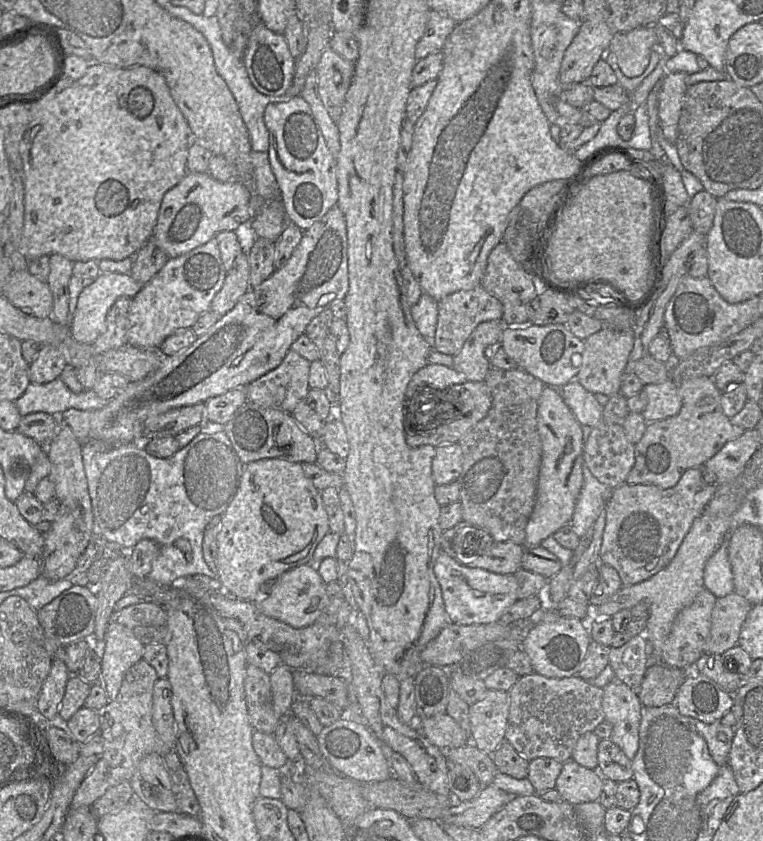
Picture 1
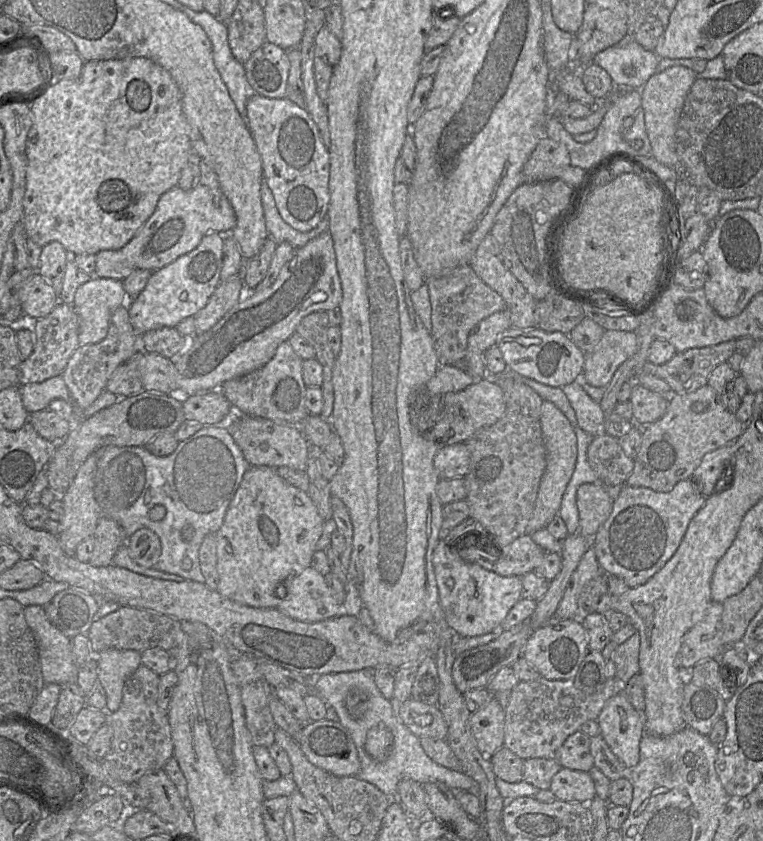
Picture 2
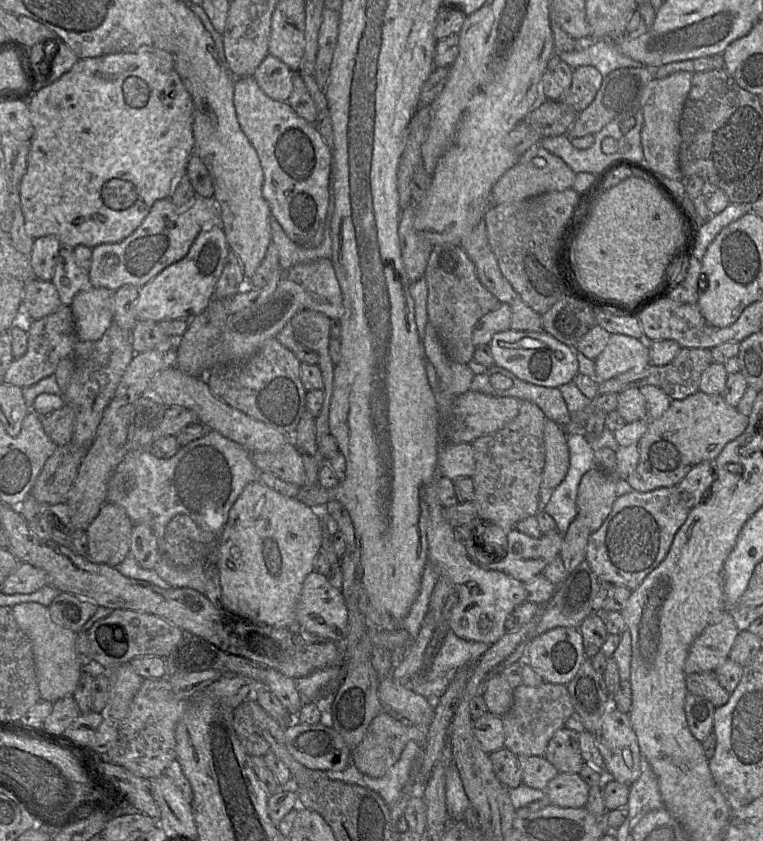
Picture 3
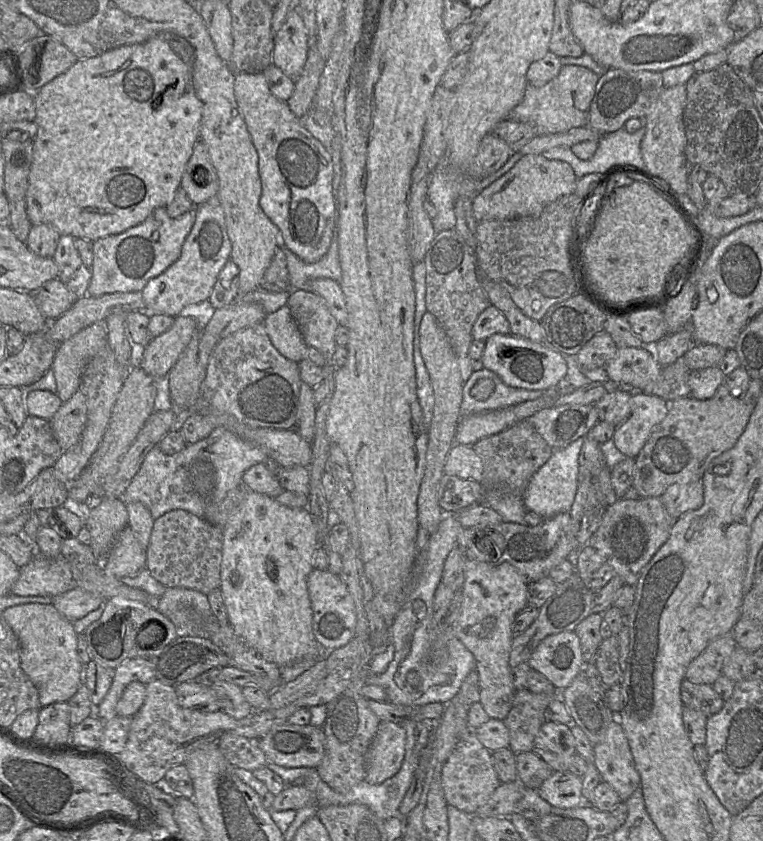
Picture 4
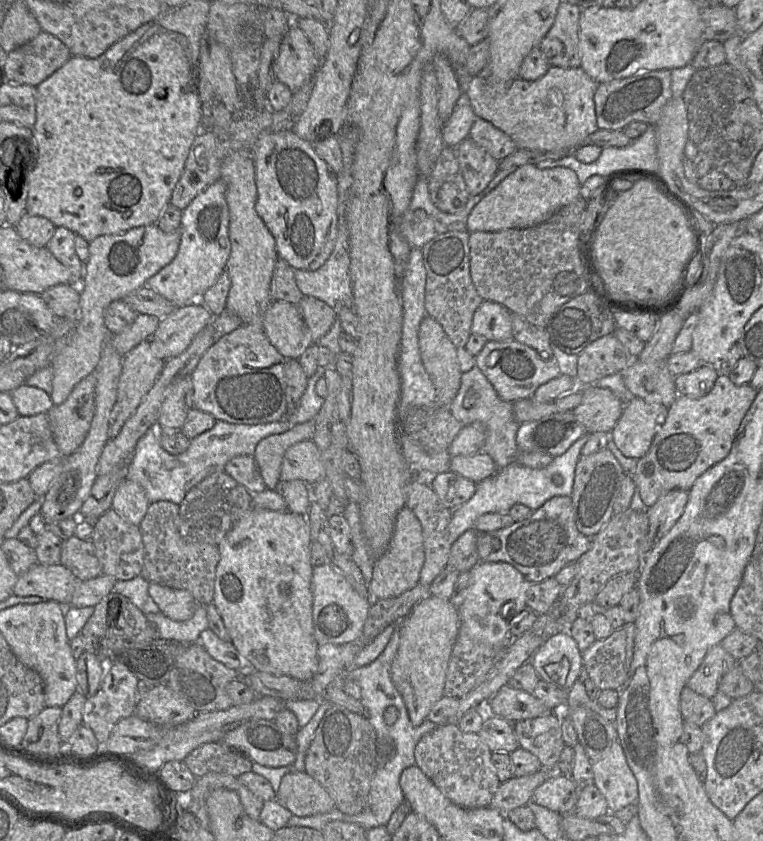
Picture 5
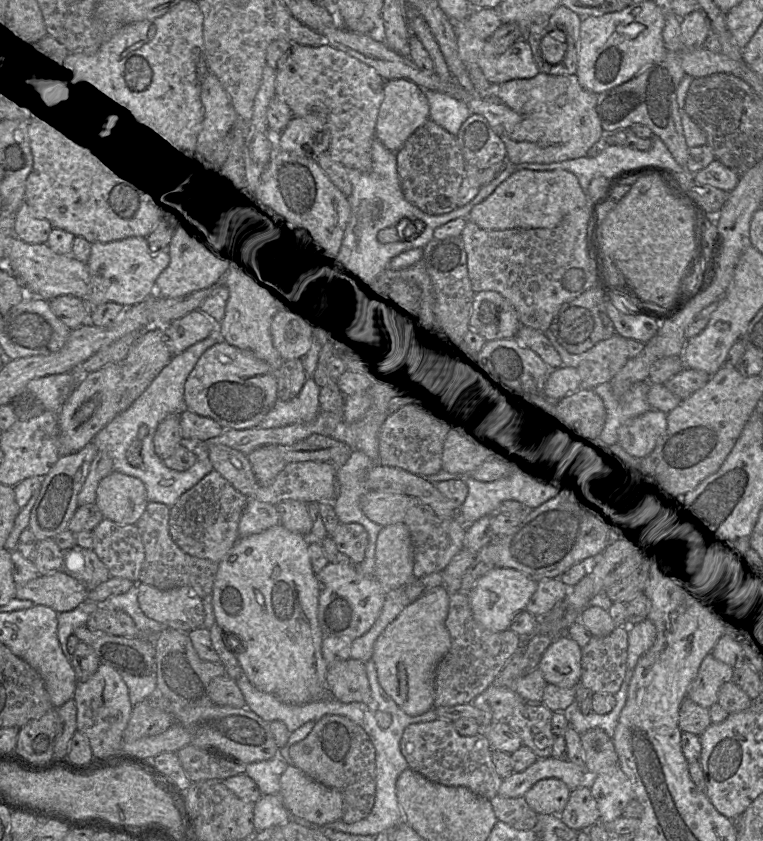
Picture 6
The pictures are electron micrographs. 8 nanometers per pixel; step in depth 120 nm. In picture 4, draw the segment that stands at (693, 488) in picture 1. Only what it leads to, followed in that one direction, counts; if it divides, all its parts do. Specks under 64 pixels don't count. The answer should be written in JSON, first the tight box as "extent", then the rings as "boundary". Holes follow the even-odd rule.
{"extent":[574,497,675,592],"boundary":[[[660,497],[617,499],[607,506],[599,527],[574,556],[575,572],[592,592],[600,590],[614,577],[635,586],[642,569],[669,538],[675,520]]]}

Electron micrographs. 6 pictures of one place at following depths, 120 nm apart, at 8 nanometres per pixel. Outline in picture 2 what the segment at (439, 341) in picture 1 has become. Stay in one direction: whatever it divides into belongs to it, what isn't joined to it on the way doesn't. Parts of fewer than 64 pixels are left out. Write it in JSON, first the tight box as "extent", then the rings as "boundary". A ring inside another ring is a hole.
{"extent":[426,264,506,366],"boundary":[[[470,264],[426,278],[431,303],[431,337],[440,366],[464,359],[468,336],[484,318],[506,308],[504,299],[476,274]]]}

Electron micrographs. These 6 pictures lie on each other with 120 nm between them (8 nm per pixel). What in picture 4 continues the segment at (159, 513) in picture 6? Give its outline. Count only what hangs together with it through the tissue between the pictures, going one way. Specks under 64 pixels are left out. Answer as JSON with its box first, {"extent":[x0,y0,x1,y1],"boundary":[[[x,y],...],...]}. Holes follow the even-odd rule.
{"extent":[146,510,223,595],"boundary":[[[171,510],[154,520],[149,544],[146,548],[146,568],[157,581],[166,587],[187,588],[207,595],[220,587],[222,544],[223,527],[216,527],[185,510]]]}

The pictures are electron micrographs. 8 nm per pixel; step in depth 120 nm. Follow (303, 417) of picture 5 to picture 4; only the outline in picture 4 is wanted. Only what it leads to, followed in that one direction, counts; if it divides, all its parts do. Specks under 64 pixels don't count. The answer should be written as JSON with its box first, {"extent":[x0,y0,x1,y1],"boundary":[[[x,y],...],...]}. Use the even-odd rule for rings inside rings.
{"extent":[119,427,266,520],"boundary":[[[214,427],[206,438],[187,444],[173,455],[163,453],[158,447],[151,449],[119,499],[125,504],[144,504],[154,520],[176,509],[205,519],[208,507],[219,504],[230,490],[244,485],[242,477],[245,471],[253,465],[265,464],[266,459],[262,449],[223,427]]]}

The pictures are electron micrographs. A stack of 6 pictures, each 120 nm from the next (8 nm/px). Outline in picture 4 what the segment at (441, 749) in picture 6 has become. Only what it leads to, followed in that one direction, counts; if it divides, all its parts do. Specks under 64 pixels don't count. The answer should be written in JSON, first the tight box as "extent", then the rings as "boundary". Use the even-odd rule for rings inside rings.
{"extent":[441,731,501,814],"boundary":[[[474,731],[467,732],[458,740],[443,765],[441,784],[447,804],[468,814],[474,814],[484,805],[501,784],[494,768],[492,752],[481,744]]]}

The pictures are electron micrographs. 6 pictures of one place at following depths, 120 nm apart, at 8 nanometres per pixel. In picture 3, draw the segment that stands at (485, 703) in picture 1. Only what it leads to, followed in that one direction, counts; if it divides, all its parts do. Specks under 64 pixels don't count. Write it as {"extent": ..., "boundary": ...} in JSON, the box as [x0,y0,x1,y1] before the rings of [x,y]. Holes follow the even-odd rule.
{"extent":[473,710,504,755],"boundary":[[[488,710],[473,721],[473,734],[481,749],[489,755],[504,747],[503,719]]]}

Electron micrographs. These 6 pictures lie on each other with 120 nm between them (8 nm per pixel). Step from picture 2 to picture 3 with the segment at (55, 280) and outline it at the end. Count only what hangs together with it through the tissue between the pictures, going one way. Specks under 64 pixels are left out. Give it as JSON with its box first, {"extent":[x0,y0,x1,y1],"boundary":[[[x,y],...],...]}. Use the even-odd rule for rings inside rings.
{"extent":[29,235,61,280],"boundary":[[[54,235],[34,239],[29,259],[37,279],[52,280],[60,248],[61,243]]]}

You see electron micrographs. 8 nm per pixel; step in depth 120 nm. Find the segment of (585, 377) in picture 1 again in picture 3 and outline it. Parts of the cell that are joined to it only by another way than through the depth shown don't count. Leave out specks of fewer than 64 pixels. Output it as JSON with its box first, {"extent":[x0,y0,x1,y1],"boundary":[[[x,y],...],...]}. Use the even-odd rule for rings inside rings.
{"extent":[594,334,649,383],"boundary":[[[610,334],[604,350],[594,360],[597,383],[629,370],[643,369],[649,361],[649,344],[644,339]]]}

